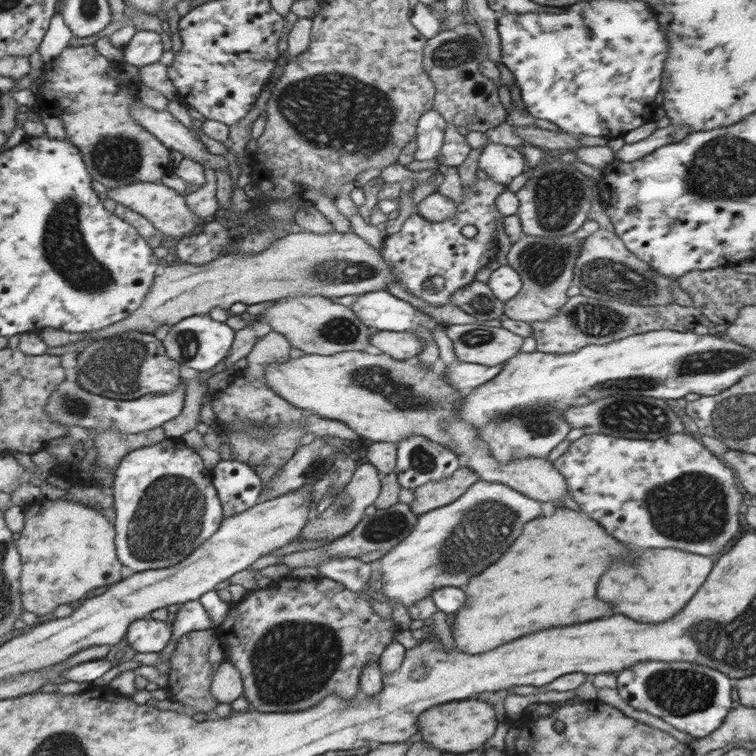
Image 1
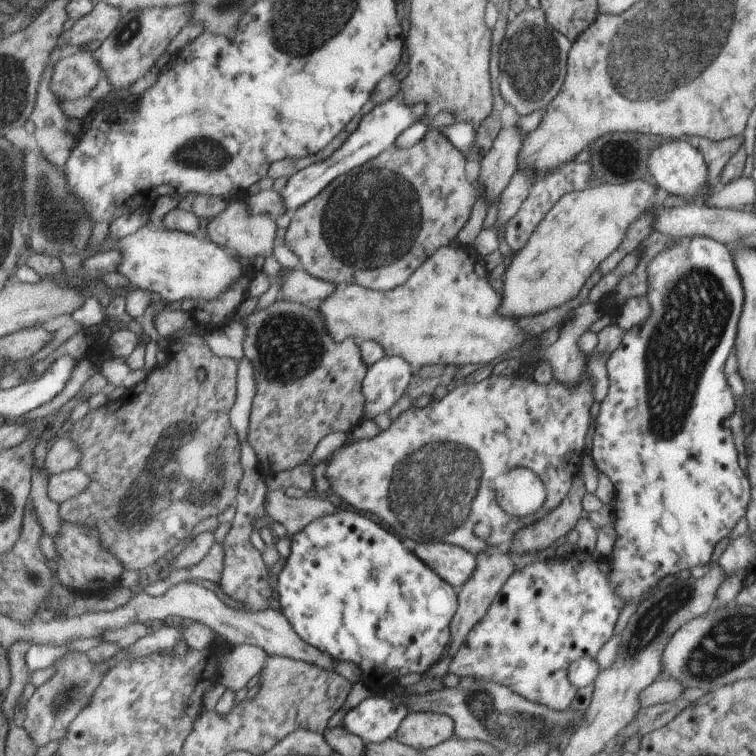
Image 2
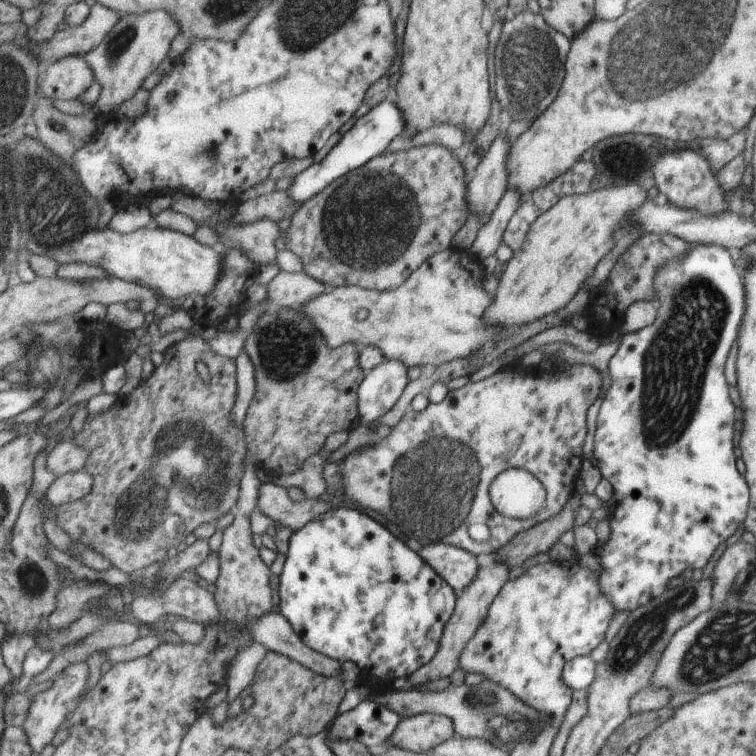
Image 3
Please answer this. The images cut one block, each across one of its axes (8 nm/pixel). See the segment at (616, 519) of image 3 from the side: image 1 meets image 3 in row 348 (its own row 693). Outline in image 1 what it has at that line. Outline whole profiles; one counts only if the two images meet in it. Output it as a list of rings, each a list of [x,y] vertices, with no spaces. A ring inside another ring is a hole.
[[[645,660],[625,671],[618,671],[616,690],[621,700],[635,710],[657,716],[695,739],[717,730],[731,708],[729,676],[718,669],[692,662]]]

